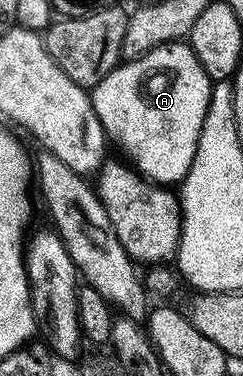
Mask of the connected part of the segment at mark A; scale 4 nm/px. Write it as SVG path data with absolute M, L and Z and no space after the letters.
M169 42L157 46L138 58L123 61L115 66L100 84L93 88L96 95L98 119L107 135L127 154L129 165L137 170L143 178L157 182L167 188L181 183L192 168L192 160L196 156L198 137L204 124L204 116L210 107L212 83L204 72L200 60L185 42Z

